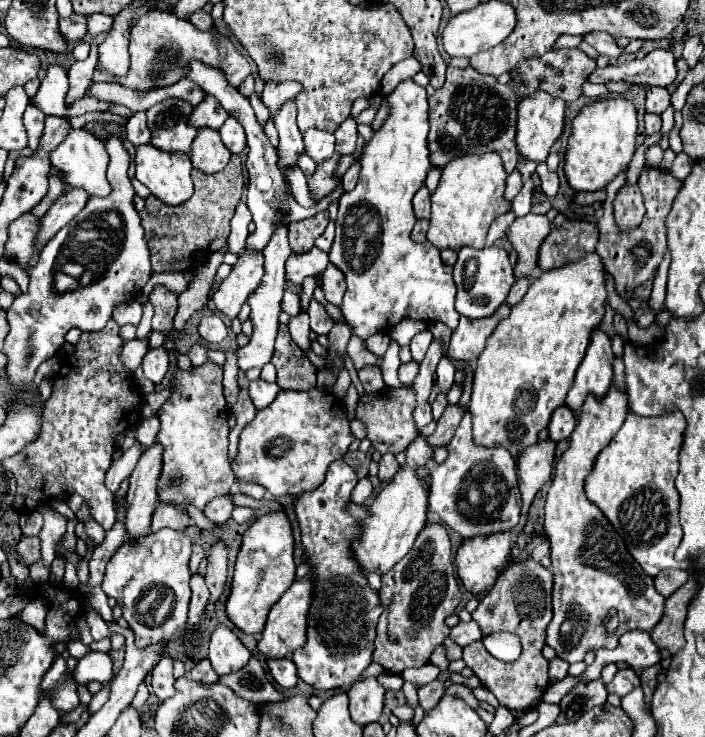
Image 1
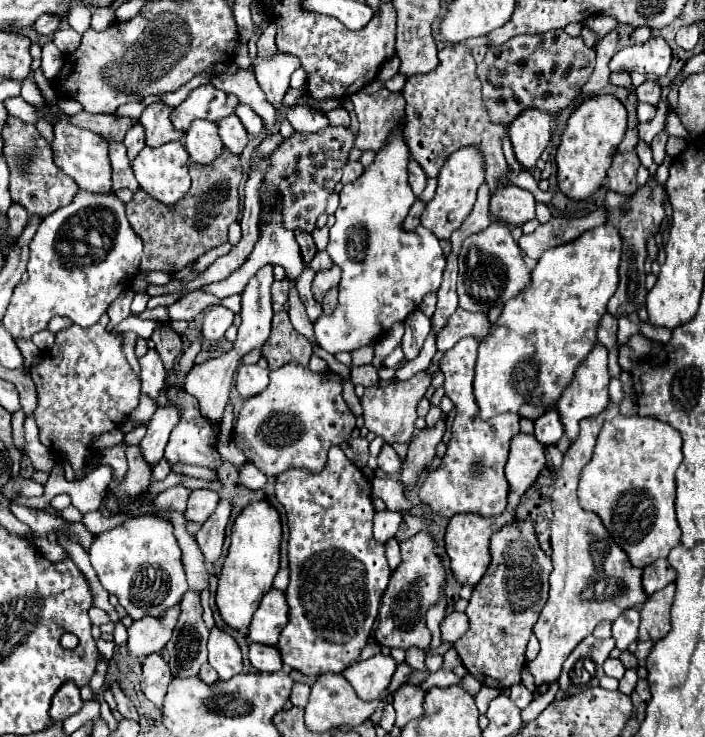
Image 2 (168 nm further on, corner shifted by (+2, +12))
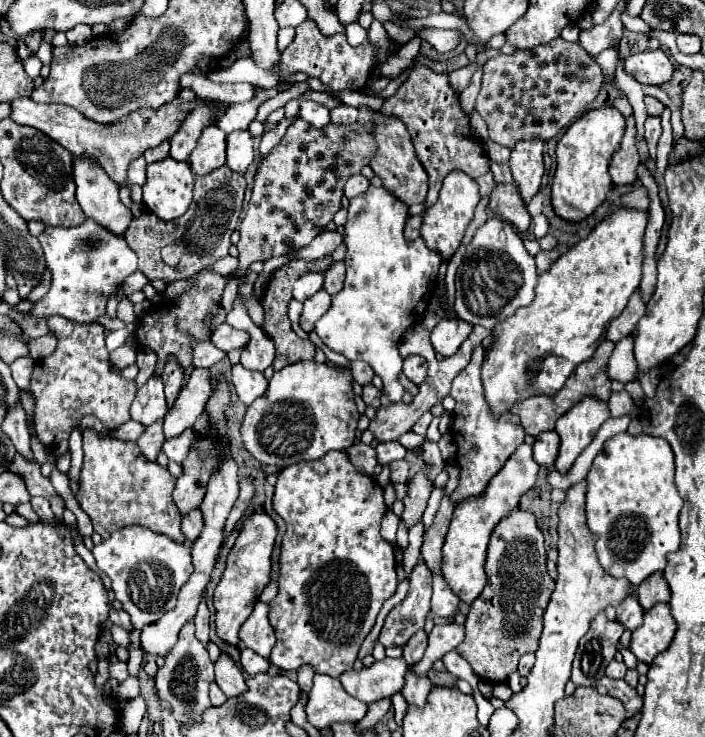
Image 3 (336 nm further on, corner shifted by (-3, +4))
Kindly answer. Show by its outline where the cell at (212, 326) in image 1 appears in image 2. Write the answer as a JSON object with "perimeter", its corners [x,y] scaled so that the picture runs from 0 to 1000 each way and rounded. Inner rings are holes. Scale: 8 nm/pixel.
{"perimeter":[[[302,415],[294,426],[291,426],[291,434],[288,434],[288,456],[294,464],[305,464],[305,461],[313,461],[322,450],[322,445],[330,440],[330,423],[316,418],[316,415]]]}

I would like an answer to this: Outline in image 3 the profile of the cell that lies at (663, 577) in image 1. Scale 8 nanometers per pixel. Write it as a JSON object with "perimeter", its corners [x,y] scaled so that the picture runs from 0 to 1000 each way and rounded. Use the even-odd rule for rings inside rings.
{"perimeter":[[[928,776],[905,795],[905,817],[913,828],[922,828],[933,817],[950,817],[950,798],[945,792],[942,776]]]}

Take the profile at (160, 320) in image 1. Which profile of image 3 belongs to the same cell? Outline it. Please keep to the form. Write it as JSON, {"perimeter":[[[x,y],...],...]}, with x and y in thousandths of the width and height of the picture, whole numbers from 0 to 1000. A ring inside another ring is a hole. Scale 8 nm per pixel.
{"perimeter":[[[238,483],[235,497],[230,502],[230,516],[235,524],[235,545],[238,545],[238,551],[244,551],[261,521],[261,499],[250,488],[250,483]]]}

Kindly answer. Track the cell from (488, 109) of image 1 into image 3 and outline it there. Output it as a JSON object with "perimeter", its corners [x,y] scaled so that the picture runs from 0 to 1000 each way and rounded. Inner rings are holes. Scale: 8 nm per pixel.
{"perimeter":[[[590,90],[590,95],[582,98],[579,109],[565,119],[565,125],[545,138],[542,152],[565,157],[584,185],[590,212],[610,239],[604,280],[613,280],[621,271],[627,244],[635,239],[635,233],[655,231],[670,242],[695,233],[689,204],[684,195],[675,195],[667,174],[667,157],[655,149],[652,128],[638,117],[635,100],[618,100],[604,90]]]}

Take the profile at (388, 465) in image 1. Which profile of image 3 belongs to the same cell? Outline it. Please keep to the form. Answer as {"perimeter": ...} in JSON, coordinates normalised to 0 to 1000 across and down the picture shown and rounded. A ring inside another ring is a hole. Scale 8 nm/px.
{"perimeter":[[[562,624],[562,627],[553,630],[553,654],[579,654],[576,624]]]}

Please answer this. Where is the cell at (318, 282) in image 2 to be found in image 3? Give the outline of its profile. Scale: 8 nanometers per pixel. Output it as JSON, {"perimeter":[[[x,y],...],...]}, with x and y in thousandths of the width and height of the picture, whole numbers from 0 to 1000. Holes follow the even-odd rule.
{"perimeter":[[[451,393],[443,404],[437,404],[437,407],[431,410],[431,423],[428,423],[428,429],[426,429],[428,445],[431,445],[434,450],[443,450],[445,437],[465,423],[468,412],[471,412],[471,410],[468,410],[468,402],[465,402],[460,393]]]}

